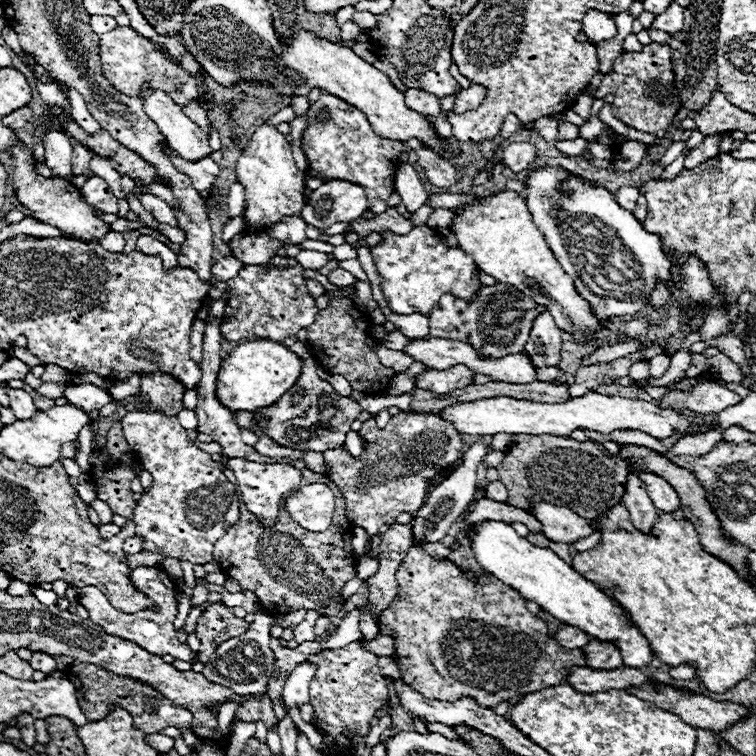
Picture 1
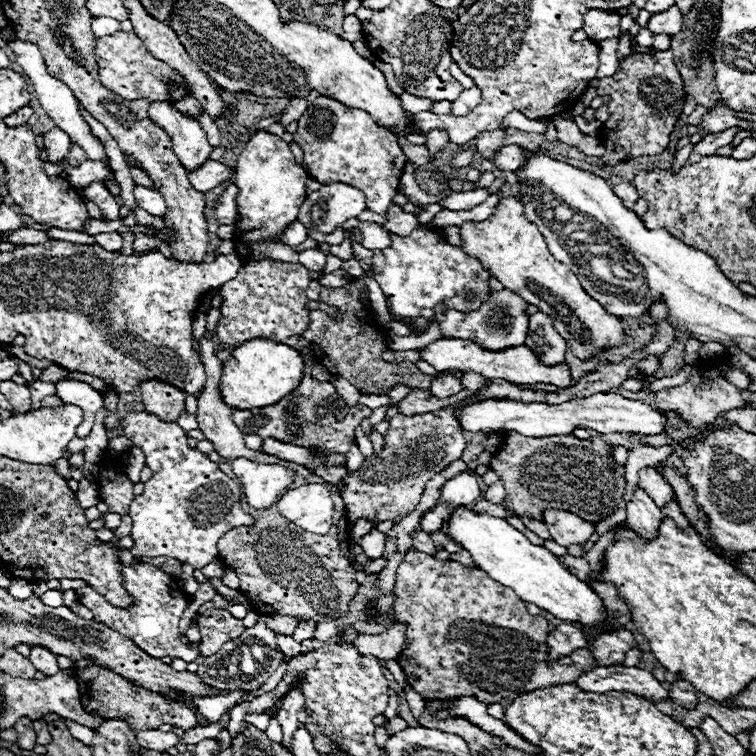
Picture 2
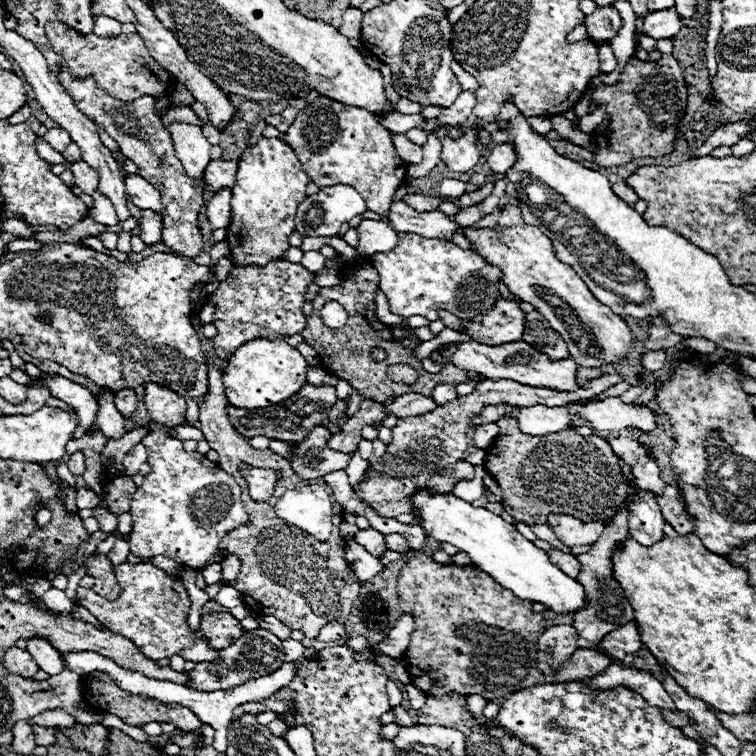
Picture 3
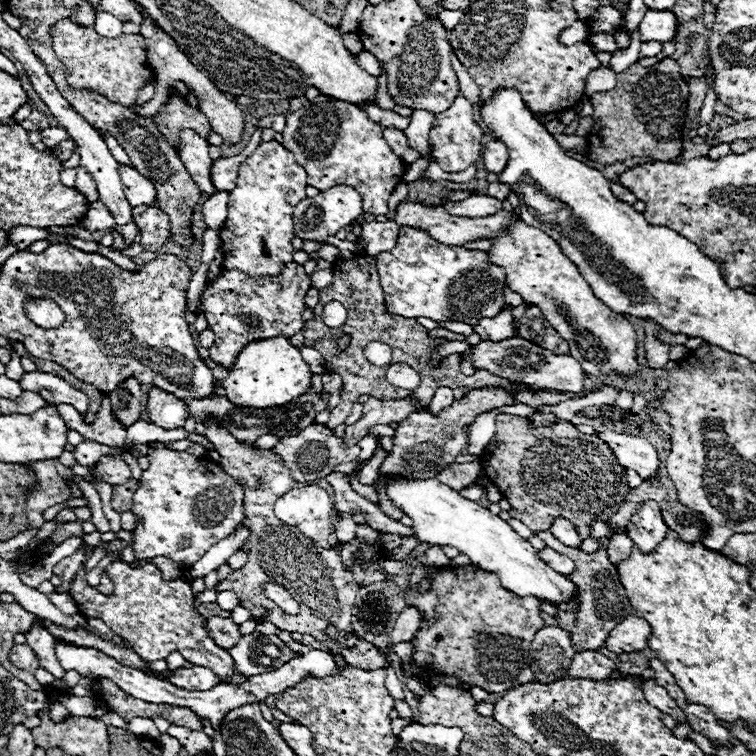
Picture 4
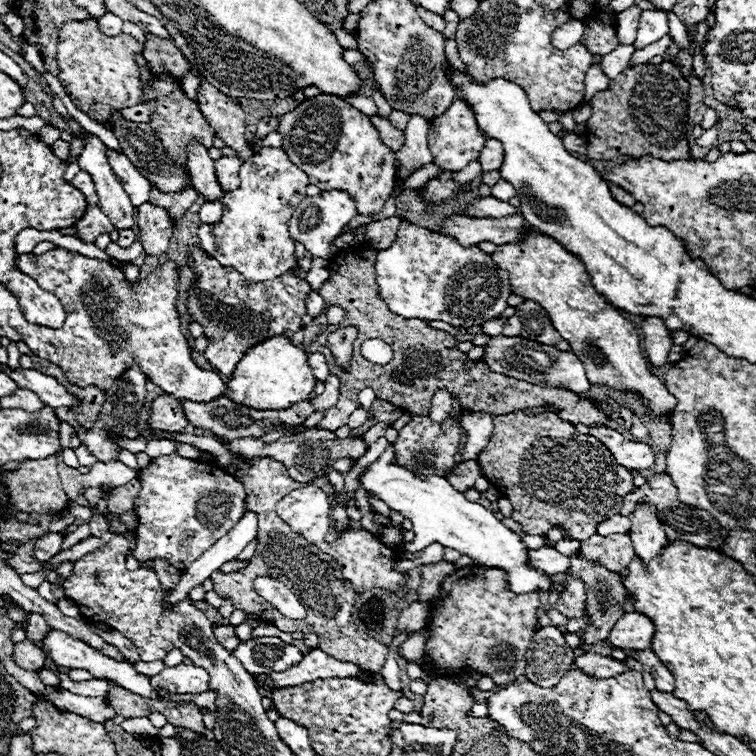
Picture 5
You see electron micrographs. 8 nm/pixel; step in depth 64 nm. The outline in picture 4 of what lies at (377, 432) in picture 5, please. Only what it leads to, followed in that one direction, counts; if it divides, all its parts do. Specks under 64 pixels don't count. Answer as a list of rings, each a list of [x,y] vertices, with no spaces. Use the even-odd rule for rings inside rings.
[[[366,435],[360,442],[358,442],[358,445],[361,448],[361,452],[359,455],[360,460],[367,460],[372,456],[375,452],[375,449],[377,447],[378,438],[372,437],[370,435]]]

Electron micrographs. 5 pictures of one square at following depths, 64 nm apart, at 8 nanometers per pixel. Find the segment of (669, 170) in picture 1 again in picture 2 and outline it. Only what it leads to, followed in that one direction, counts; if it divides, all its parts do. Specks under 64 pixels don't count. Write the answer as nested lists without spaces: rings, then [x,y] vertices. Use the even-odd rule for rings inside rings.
[[[686,144],[684,148],[680,148],[680,150],[678,150],[678,154],[676,154],[676,162],[674,162],[674,164],[672,164],[672,168],[670,168],[672,172],[678,172],[678,170],[688,162],[688,156],[690,156],[692,148],[694,148],[692,144]]]

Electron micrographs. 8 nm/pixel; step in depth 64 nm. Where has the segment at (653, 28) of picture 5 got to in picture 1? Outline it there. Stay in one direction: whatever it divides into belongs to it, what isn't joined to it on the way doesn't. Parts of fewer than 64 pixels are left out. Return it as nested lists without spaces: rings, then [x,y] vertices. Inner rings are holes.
[[[672,2],[666,12],[662,12],[660,16],[654,18],[652,28],[674,34],[674,32],[682,30],[682,24],[684,24],[684,8],[678,6],[678,2]]]

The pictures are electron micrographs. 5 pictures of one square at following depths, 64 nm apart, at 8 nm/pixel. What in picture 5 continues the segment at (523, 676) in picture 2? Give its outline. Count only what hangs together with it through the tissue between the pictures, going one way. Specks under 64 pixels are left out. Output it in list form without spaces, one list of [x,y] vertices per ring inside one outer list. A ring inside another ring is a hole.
[[[466,566],[462,570],[456,570],[450,578],[444,580],[442,584],[442,590],[440,590],[440,596],[432,602],[432,612],[430,612],[430,618],[428,618],[428,628],[430,628],[430,636],[428,636],[428,642],[426,642],[426,662],[432,662],[434,666],[442,668],[446,674],[456,674],[456,672],[464,672],[464,670],[478,670],[486,676],[492,676],[492,680],[498,684],[498,686],[506,686],[510,682],[514,682],[516,676],[522,676],[524,670],[526,670],[526,640],[532,638],[532,628],[536,624],[536,612],[538,612],[538,606],[540,606],[540,600],[538,600],[538,592],[526,592],[526,594],[516,594],[510,590],[508,586],[508,580],[506,580],[506,572],[500,570],[500,568],[484,568],[484,566]],[[590,652],[576,658],[574,666],[578,666],[580,670],[586,670],[586,674],[594,674],[598,678],[612,678],[614,674],[622,674],[622,672],[630,670],[620,660],[612,660],[612,658],[606,658],[602,654],[590,654]]]

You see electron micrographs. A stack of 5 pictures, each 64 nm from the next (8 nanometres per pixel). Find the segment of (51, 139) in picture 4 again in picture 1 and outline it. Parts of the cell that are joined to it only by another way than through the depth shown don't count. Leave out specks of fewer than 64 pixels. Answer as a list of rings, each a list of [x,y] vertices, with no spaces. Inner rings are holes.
[[[50,130],[42,138],[42,144],[46,148],[46,166],[52,168],[54,176],[68,180],[70,174],[72,174],[72,166],[70,166],[72,144],[70,144],[70,138],[60,130]]]

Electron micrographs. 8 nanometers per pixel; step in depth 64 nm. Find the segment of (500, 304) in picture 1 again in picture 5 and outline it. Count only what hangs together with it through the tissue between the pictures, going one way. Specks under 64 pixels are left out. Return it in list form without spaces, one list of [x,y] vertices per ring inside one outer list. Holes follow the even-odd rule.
[[[494,318],[494,320],[490,320],[490,322],[484,322],[484,324],[482,324],[482,332],[488,334],[488,336],[500,336],[504,322],[506,322],[506,320],[502,320],[502,318]]]

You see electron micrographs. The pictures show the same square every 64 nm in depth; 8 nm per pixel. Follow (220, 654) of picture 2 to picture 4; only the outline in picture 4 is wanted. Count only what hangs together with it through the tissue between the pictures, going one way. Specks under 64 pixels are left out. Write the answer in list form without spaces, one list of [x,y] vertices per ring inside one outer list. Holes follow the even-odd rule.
[[[260,632],[242,636],[238,646],[230,648],[230,656],[236,662],[238,672],[246,676],[276,670],[294,658],[294,654],[278,636],[264,636]],[[192,666],[192,668],[178,668],[172,670],[172,676],[168,678],[160,678],[160,680],[168,680],[170,684],[184,688],[184,690],[210,690],[210,686],[216,686],[218,680],[212,674],[210,668],[204,666]]]

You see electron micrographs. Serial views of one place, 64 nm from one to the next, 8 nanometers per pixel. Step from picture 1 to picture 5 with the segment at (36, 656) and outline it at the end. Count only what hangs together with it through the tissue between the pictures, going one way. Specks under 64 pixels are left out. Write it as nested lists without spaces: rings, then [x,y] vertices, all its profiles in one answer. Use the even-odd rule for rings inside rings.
[[[32,614],[30,616],[30,630],[26,630],[26,636],[40,646],[40,640],[46,636],[46,630],[50,630],[50,626],[42,620],[42,616],[40,614]],[[56,672],[60,676],[60,686],[64,690],[70,690],[74,694],[82,694],[82,696],[106,696],[108,694],[108,682],[106,680],[90,680],[90,682],[70,682],[68,676]]]

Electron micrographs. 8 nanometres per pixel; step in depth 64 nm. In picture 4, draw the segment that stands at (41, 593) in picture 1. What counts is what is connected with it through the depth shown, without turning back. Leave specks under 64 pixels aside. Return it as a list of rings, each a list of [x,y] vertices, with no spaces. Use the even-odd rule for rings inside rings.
[[[52,592],[50,596],[50,602],[54,602],[54,606],[58,606],[58,610],[62,610],[62,614],[66,616],[74,616],[78,614],[78,606],[74,604],[74,600],[68,596],[68,594],[58,594],[58,592]]]

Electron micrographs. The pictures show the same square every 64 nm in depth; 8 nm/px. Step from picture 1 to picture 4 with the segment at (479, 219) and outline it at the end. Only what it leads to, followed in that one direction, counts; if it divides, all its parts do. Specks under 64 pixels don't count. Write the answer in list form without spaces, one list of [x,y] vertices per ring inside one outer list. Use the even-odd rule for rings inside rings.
[[[522,220],[510,224],[510,232],[498,232],[492,240],[492,250],[488,252],[490,262],[498,264],[506,270],[506,284],[512,292],[520,294],[524,302],[536,304],[542,314],[546,314],[550,326],[562,334],[562,338],[568,342],[568,352],[578,358],[580,366],[590,376],[610,376],[612,372],[618,374],[636,374],[640,370],[640,364],[636,360],[636,330],[634,326],[622,316],[612,312],[602,300],[598,300],[590,288],[590,284],[582,278],[576,264],[564,256],[560,246],[542,230],[526,226]]]

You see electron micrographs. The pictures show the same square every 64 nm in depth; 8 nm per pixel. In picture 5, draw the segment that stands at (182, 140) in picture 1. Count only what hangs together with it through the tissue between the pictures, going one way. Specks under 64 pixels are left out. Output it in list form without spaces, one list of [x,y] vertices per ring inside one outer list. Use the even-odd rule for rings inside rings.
[[[192,142],[192,146],[188,146],[188,174],[190,174],[192,186],[206,200],[218,200],[226,194],[218,184],[214,160],[208,156],[208,150],[198,142]]]

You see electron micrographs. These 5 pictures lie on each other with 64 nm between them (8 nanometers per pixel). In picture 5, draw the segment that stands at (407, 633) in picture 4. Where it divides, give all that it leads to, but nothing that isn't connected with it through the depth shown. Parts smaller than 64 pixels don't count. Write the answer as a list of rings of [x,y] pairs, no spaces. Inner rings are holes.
[[[414,602],[410,608],[406,608],[402,614],[400,614],[400,620],[398,620],[398,630],[420,630],[422,626],[426,626],[426,620],[428,620],[428,614],[430,614],[430,604],[426,602]]]

